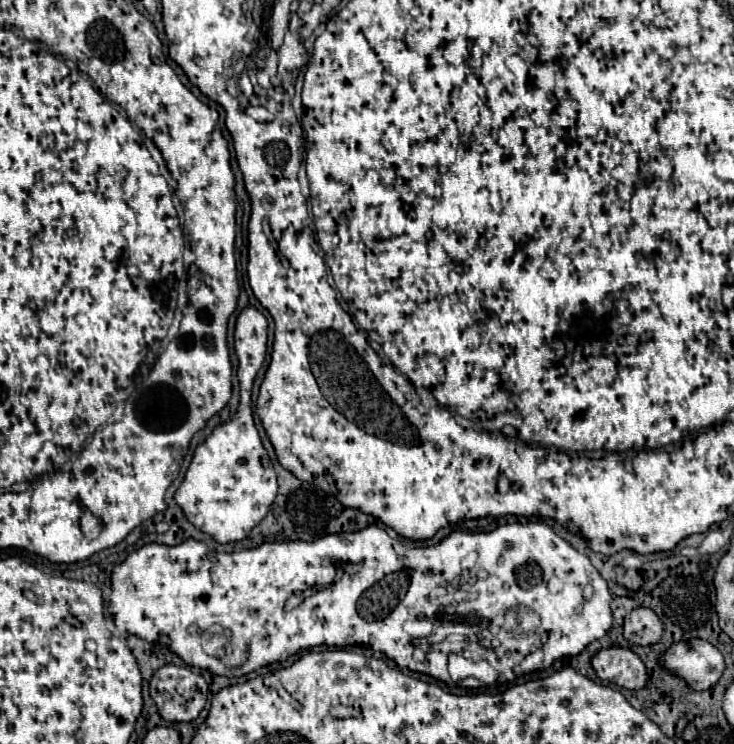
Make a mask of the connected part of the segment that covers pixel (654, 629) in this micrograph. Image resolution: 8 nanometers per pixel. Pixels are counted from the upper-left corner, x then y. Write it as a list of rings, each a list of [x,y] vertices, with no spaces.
[[[638,607],[624,617],[624,639],[632,645],[652,645],[662,637],[662,623],[652,609]]]

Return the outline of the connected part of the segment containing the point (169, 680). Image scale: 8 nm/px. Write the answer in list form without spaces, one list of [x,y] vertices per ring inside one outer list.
[[[164,665],[150,681],[150,695],[162,719],[170,723],[194,721],[206,705],[208,683],[190,667]]]

